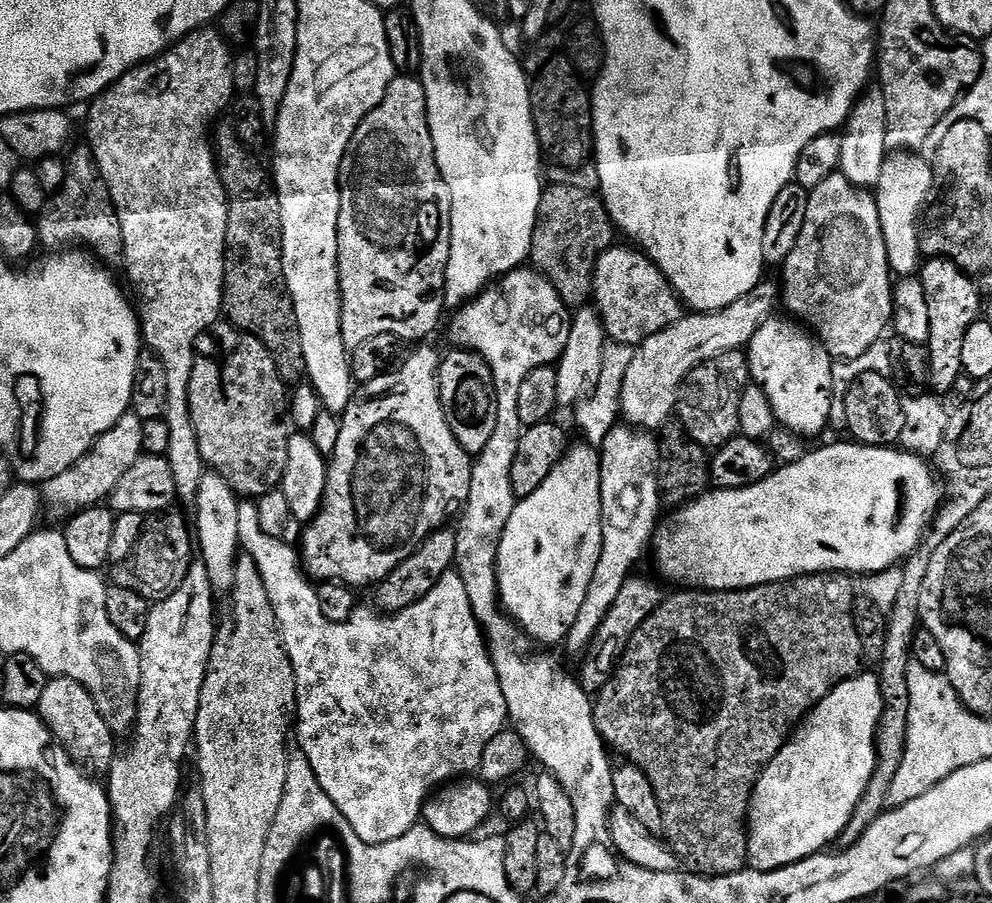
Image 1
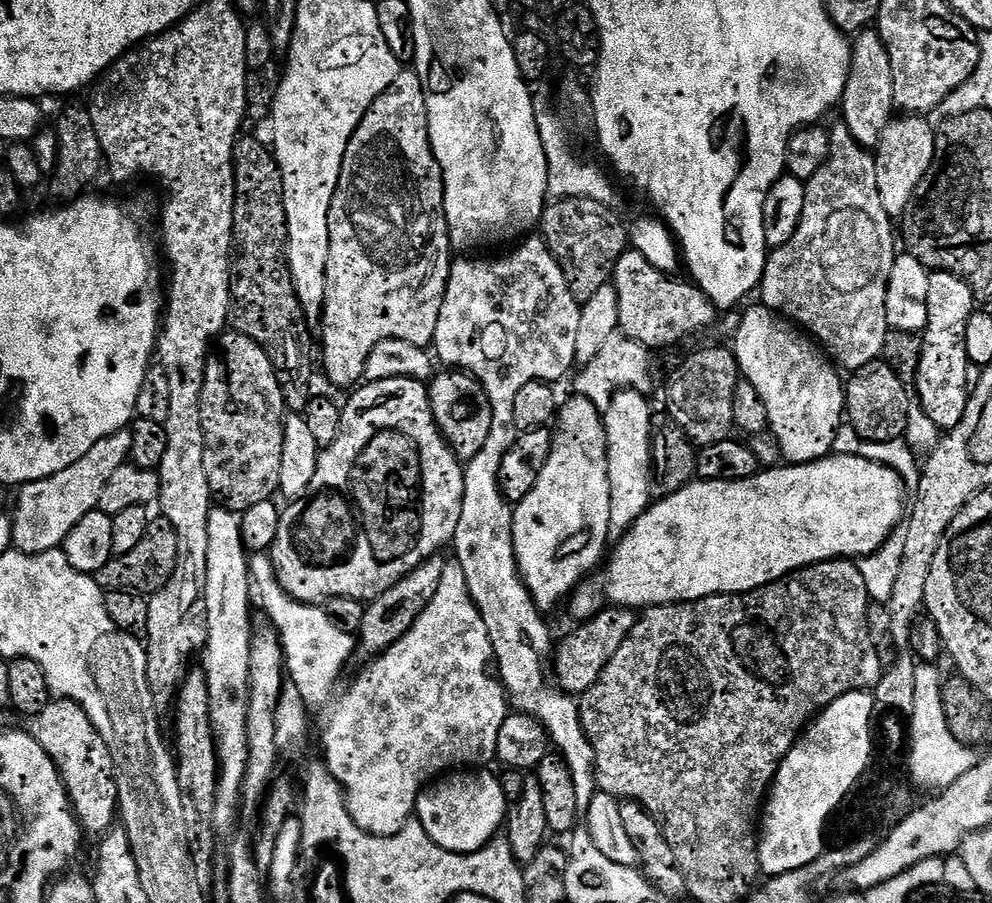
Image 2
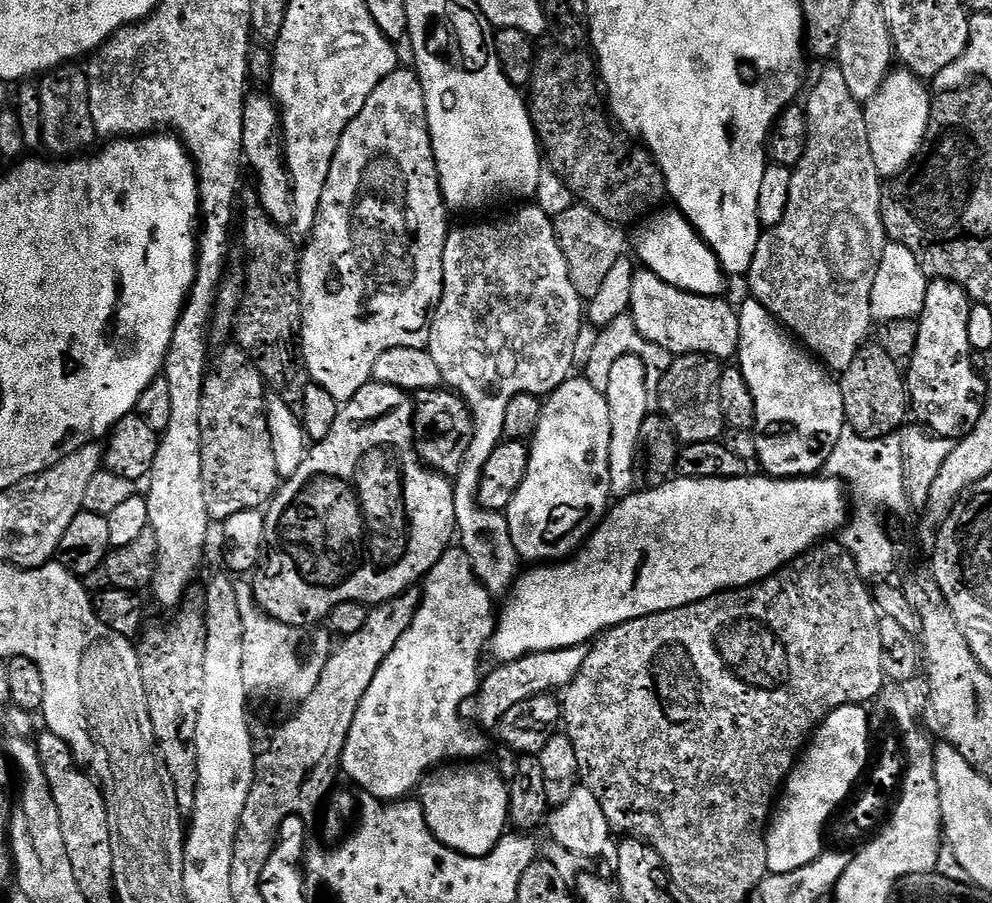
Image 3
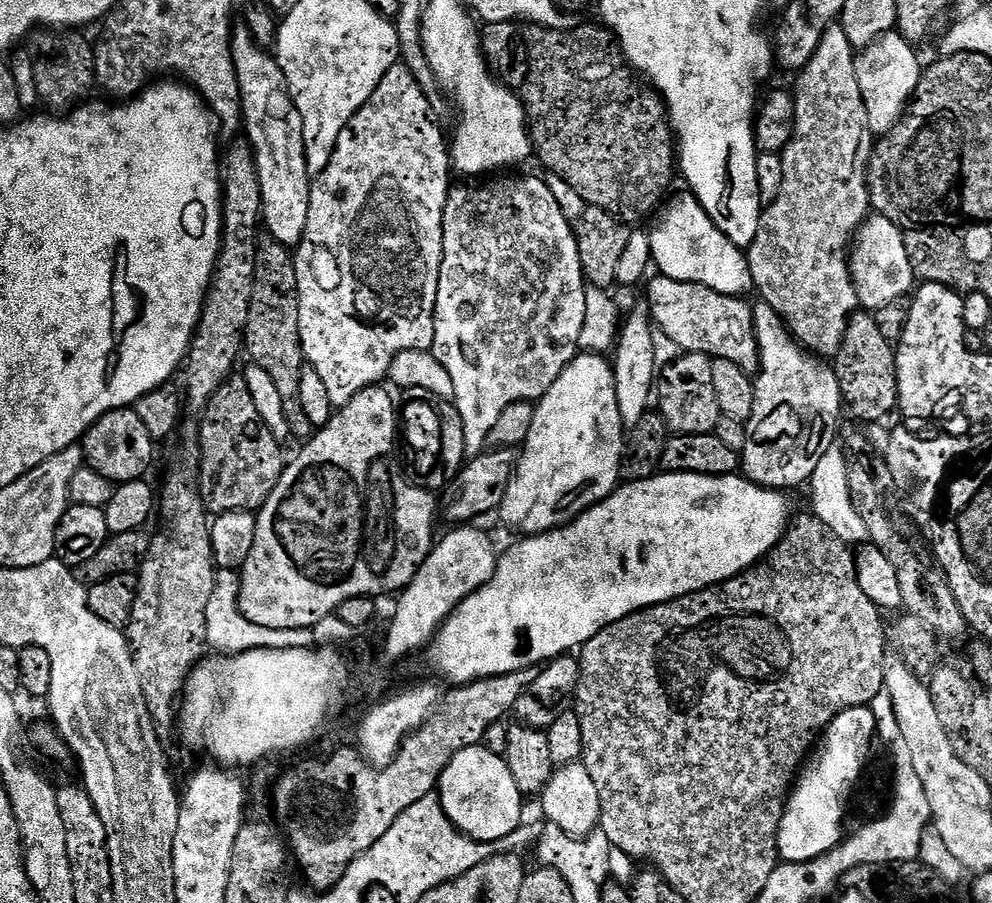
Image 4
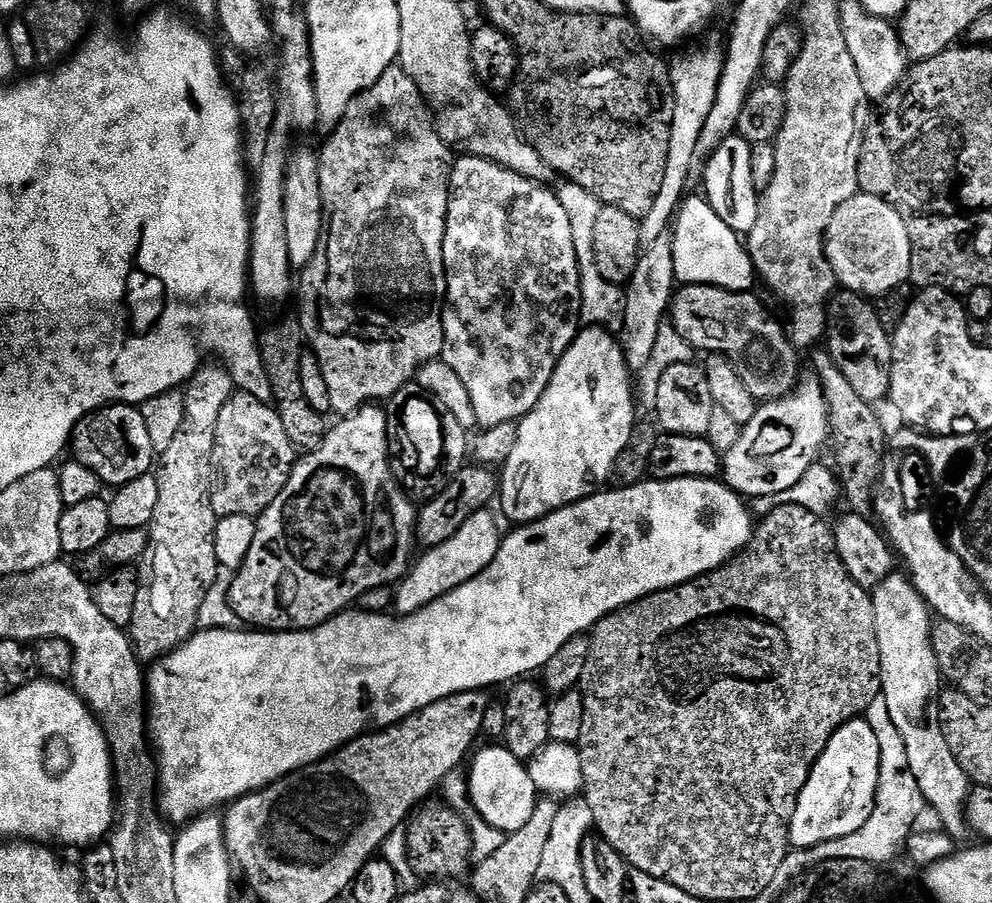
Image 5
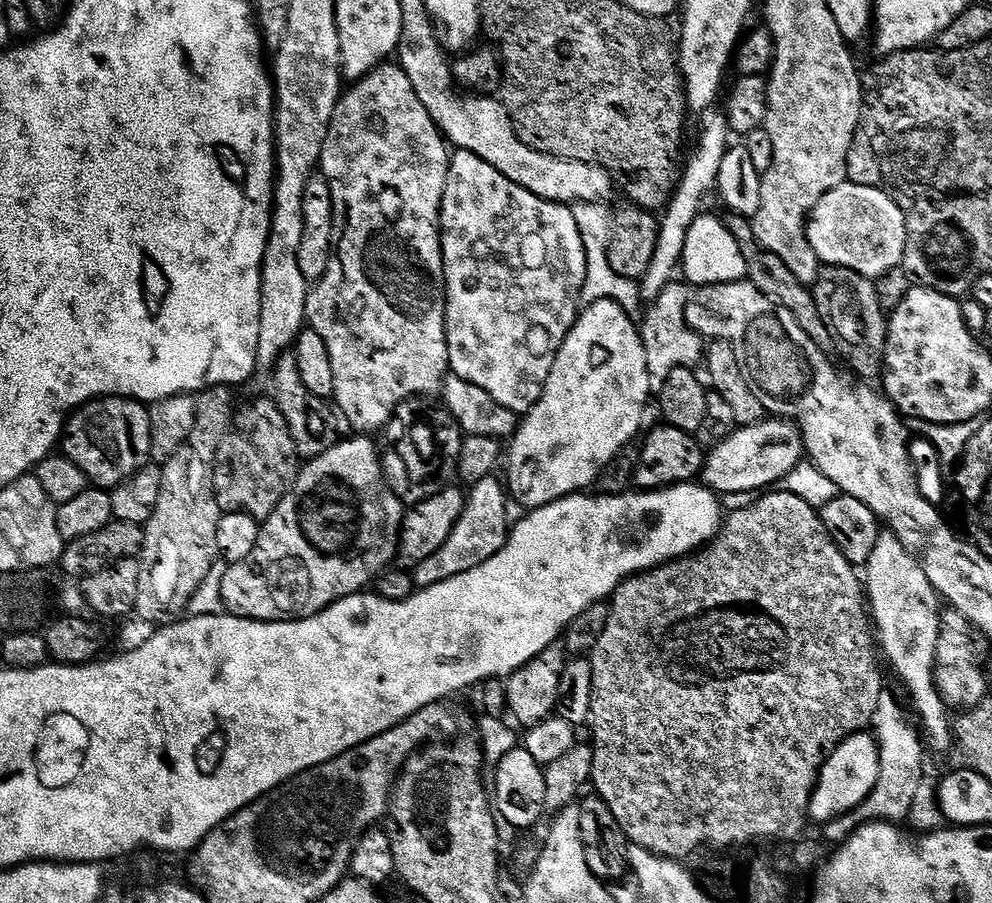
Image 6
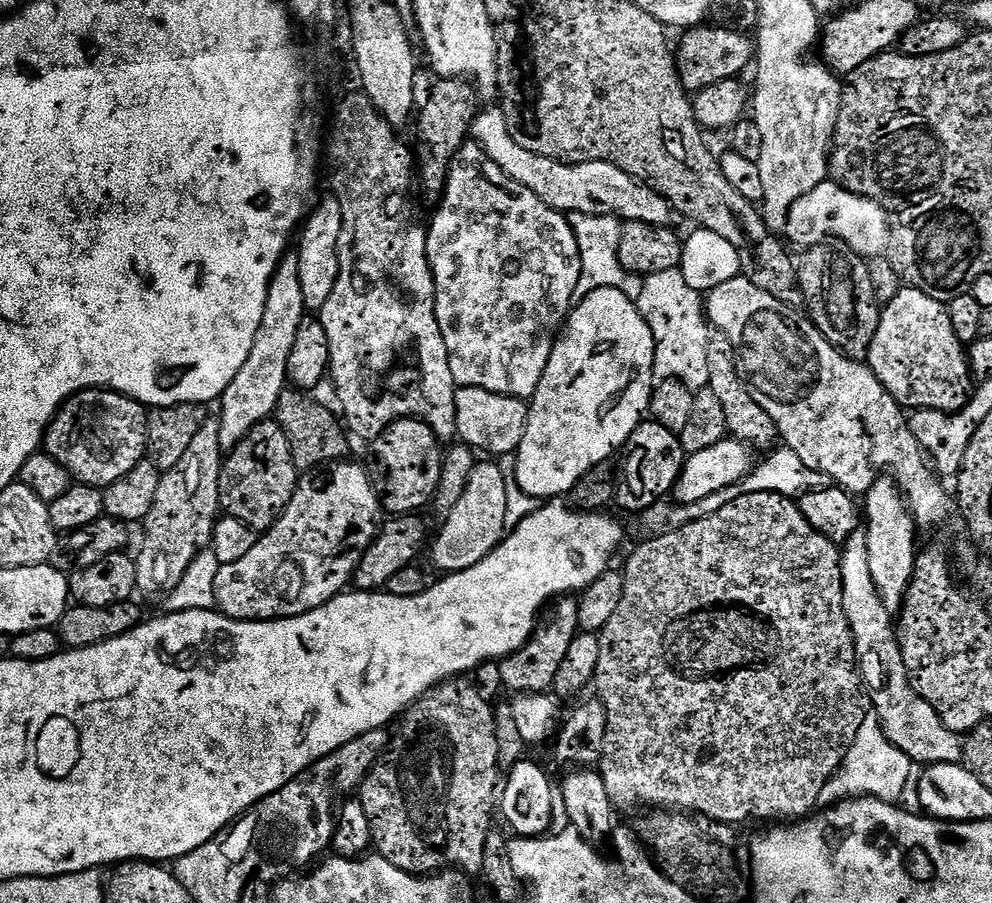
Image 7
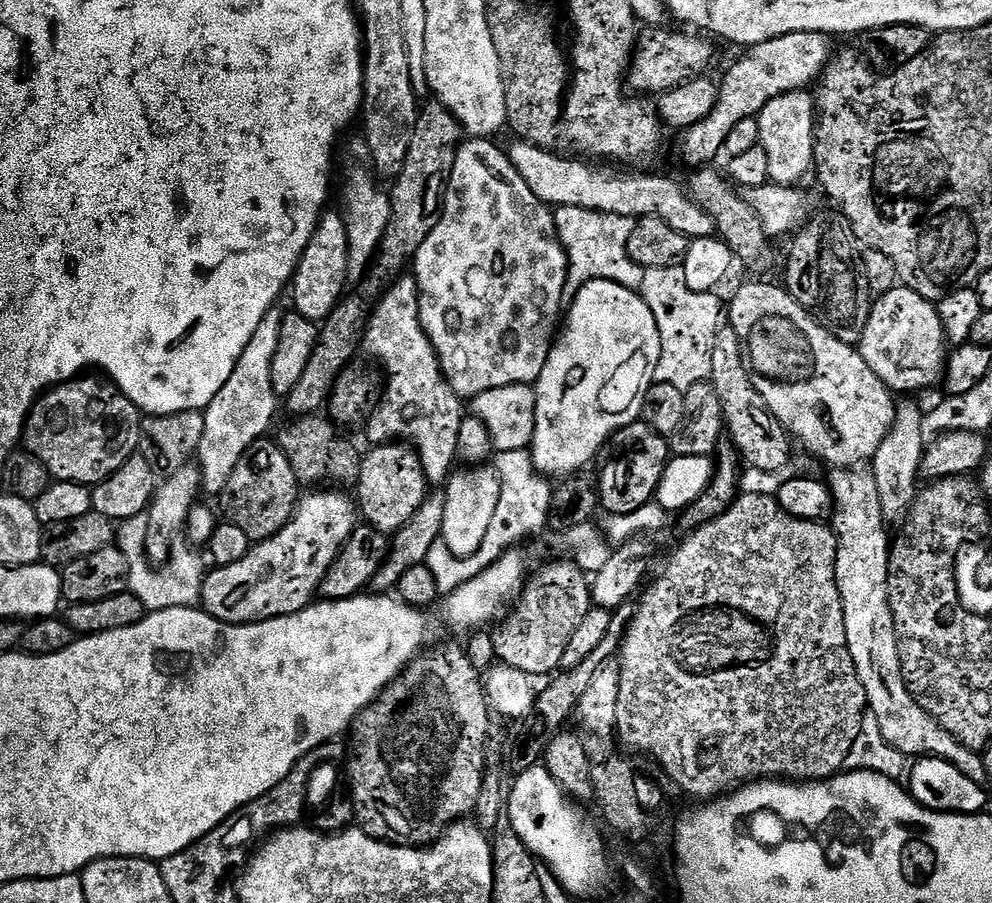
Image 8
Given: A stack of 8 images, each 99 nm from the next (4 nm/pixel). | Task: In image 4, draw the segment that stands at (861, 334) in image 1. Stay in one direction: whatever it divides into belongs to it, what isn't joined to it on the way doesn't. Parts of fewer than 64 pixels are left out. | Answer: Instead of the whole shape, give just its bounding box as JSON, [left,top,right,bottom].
[746,23,870,358]

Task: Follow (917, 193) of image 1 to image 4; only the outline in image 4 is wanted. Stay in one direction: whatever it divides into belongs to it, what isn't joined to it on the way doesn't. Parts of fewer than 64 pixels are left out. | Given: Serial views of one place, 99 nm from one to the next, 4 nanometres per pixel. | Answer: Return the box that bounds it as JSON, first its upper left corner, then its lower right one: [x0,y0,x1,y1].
[857,31,922,137]

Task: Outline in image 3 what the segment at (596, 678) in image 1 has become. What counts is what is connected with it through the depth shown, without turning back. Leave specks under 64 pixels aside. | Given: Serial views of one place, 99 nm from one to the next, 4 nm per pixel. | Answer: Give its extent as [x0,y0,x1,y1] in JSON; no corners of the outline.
[474,644,588,729]

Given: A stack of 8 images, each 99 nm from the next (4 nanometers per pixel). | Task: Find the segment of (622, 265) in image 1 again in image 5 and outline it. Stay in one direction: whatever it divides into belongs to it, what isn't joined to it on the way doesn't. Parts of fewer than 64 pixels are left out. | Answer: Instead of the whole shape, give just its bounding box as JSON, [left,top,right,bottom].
[670,284,797,402]

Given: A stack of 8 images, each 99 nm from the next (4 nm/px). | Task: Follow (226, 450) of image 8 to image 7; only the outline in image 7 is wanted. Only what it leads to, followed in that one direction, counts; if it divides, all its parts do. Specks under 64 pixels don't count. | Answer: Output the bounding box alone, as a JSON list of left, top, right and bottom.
[218,254,305,450]

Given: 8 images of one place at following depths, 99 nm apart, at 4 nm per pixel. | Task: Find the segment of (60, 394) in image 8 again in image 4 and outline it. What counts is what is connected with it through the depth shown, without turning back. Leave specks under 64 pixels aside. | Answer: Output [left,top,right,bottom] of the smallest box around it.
[82,407,154,486]

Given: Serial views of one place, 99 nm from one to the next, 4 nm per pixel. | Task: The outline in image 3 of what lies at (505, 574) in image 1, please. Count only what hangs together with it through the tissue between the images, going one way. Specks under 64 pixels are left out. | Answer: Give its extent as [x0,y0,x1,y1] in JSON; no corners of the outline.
[506,378,613,562]

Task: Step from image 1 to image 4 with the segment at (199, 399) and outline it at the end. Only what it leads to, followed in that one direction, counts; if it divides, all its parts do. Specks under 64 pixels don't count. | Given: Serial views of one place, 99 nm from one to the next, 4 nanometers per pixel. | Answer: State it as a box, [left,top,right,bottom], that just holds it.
[198,374,286,513]

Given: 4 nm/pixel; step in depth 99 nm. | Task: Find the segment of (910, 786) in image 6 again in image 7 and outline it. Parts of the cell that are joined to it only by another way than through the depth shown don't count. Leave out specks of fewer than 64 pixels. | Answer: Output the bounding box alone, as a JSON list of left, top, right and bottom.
[823,709,913,803]

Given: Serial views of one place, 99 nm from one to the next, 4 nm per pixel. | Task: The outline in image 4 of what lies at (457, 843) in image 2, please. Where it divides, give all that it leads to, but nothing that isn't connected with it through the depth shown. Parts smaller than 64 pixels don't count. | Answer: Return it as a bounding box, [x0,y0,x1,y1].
[438,743,526,846]

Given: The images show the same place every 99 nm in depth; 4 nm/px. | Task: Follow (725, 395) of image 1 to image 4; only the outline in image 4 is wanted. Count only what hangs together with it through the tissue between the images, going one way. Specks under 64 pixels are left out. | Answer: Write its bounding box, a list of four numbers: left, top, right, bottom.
[654,352,722,436]

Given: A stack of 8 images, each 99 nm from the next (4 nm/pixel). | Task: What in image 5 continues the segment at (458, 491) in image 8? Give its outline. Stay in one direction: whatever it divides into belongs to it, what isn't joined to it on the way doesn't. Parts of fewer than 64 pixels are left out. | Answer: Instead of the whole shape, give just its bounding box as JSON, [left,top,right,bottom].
[394,510,502,616]

